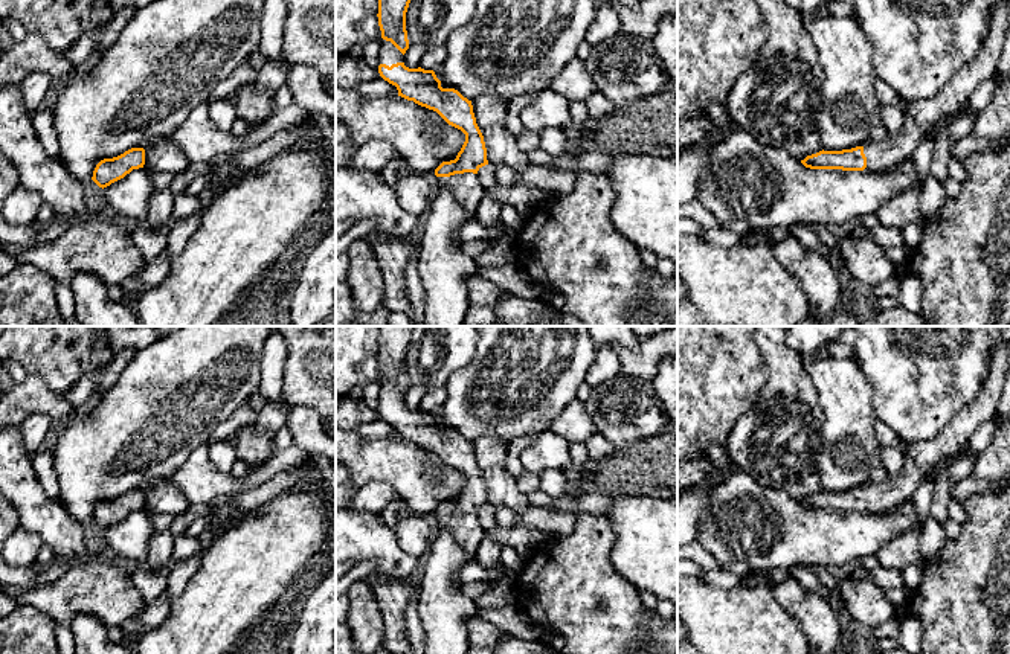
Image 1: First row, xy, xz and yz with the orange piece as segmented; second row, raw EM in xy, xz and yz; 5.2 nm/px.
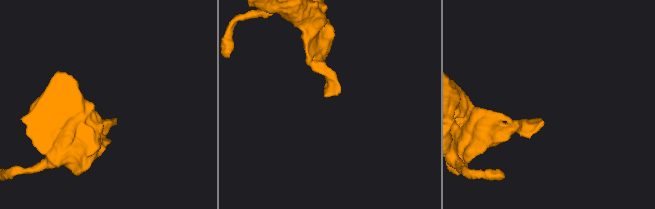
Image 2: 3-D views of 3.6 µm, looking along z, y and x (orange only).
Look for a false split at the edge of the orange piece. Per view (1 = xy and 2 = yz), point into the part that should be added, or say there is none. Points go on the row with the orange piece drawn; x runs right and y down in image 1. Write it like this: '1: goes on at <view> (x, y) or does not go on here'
1: does not go on here
2: goes on at yz (881, 156)

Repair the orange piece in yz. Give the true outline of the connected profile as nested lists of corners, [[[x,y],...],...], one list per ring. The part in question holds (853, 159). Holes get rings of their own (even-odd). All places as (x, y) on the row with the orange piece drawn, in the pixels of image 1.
[[[999,3],[989,20],[987,35],[975,59],[955,72],[932,98],[915,102],[903,114],[903,127],[899,133],[851,149],[822,149],[807,155],[801,163],[810,169],[886,172],[900,162],[911,159],[932,125],[957,111],[981,82],[998,76],[1007,29],[1008,11]]]

